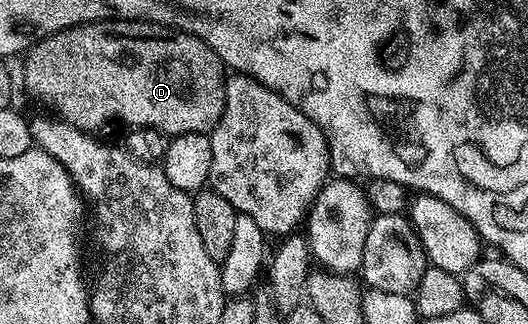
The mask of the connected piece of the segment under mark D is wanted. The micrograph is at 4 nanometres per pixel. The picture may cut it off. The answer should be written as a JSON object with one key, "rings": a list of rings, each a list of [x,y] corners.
{"rings":[[[105,20],[67,26],[56,34],[39,39],[23,55],[22,76],[32,76],[32,82],[46,82],[46,96],[56,98],[58,108],[51,110],[61,122],[83,132],[104,130],[117,122],[123,128],[157,130],[169,136],[178,134],[208,134],[218,124],[224,111],[226,67],[208,43],[186,30],[160,26],[143,20]]]}

